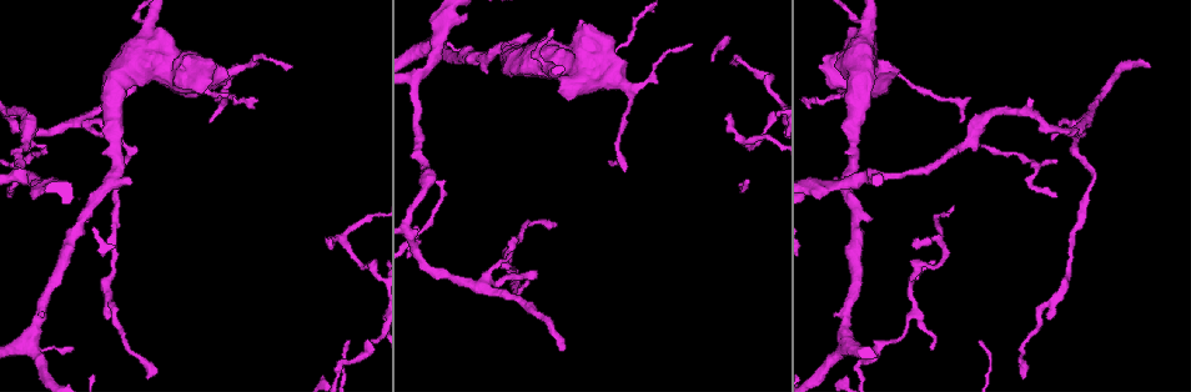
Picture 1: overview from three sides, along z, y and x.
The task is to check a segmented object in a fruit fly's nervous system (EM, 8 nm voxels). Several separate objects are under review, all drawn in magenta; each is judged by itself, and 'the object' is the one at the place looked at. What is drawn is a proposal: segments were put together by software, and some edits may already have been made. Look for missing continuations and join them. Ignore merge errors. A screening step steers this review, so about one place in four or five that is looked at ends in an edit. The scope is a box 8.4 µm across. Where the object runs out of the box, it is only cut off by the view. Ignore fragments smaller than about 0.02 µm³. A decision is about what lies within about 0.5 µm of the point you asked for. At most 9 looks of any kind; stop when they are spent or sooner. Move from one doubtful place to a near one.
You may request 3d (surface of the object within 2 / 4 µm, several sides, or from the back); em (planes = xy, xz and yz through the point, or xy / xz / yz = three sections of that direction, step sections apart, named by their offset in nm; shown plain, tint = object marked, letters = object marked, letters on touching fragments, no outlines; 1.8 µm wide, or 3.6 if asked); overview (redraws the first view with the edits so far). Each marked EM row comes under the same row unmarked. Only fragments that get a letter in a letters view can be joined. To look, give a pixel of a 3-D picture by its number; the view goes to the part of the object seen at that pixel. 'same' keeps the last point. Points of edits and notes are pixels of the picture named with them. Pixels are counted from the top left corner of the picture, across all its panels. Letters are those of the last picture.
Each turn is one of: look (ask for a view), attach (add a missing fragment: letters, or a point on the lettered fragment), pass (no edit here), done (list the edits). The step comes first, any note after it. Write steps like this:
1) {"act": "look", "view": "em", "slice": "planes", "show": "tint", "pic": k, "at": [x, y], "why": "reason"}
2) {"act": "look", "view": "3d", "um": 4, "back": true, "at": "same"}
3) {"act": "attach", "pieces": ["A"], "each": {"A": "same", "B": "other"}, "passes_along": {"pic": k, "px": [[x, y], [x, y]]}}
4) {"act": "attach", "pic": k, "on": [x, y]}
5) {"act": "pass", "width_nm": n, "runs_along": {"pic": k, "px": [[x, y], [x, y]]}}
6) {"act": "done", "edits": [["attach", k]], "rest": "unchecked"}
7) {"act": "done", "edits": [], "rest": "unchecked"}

{"act": "look", "view": "3d", "um": 4, "pic": 1, "at": [86, 123], "why": "branch point"}

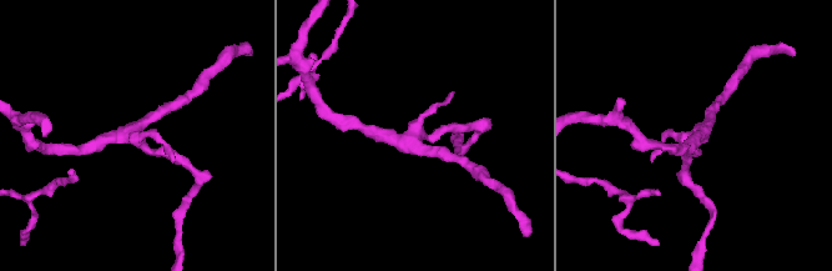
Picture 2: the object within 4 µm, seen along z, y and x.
{"act": "look", "view": "em", "slice": "planes", "show": "letters", "pic": 2, "at": [698, 135]}

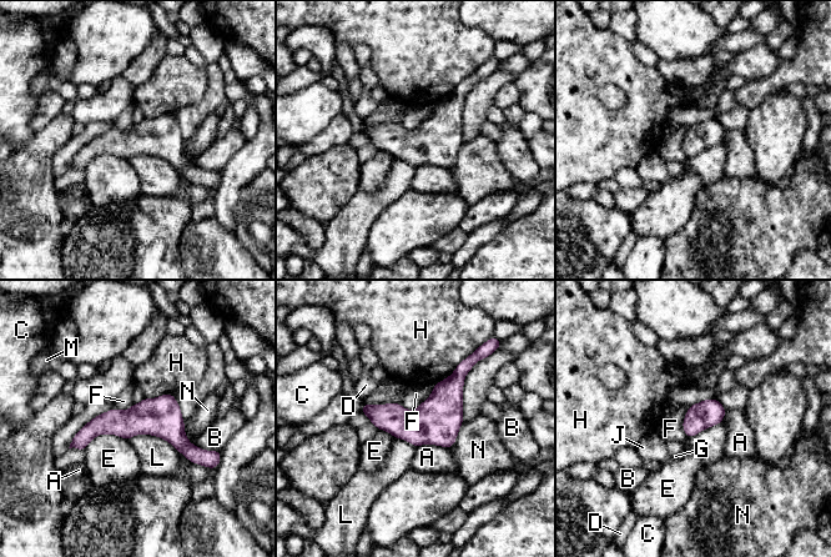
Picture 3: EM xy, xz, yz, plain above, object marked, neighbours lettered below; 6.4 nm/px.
{"act": "pass", "each": {"A": "other", "B": "other", "C": "other", "D": "other", "E": "other", "F": "other", "G": "other", "H": "other", "J": "other", "L": "other", "M": "other", "N": "other"}, "runs_along": {"pic": 3, "px": [[74, 442], [102, 423], [162, 423], [200, 458]]}, "found": "none of them fits"}

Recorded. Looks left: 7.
{"act": "look", "view": "em", "slice": "xz", "step": 16, "show": "tint", "pic": 1, "at": [1147, 62], "why": "an open end"}

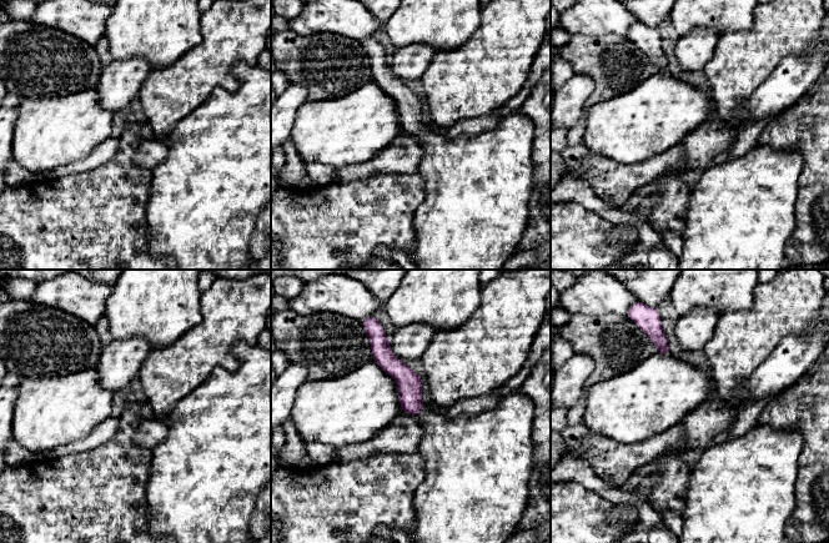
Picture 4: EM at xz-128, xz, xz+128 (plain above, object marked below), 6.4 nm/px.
{"act": "look", "view": "em", "slice": "xy", "step": 4, "show": "letters", "at": "same", "why": "cut it another way"}

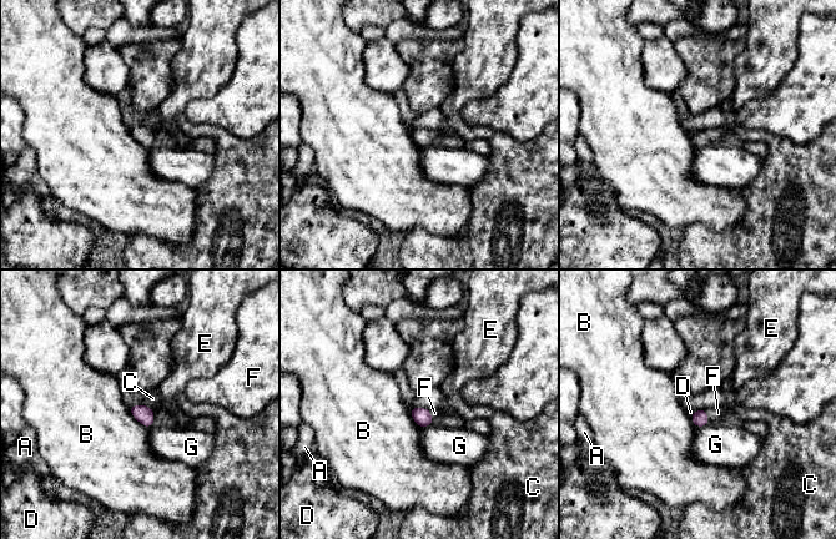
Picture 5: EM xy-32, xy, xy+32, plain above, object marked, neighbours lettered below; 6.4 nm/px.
{"act": "attach", "pic": 5, "on": [714, 414], "width_nm": 100, "each": {"A": "other", "B": "other", "C": "other", "D": "other", "E": "other", "F": "same", "G": "other"}, "passes_along": {"pic": 5, "px": [[699, 417], [706, 416], [714, 414]]}, "found": "it goes on there"}

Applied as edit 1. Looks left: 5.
{"act": "look", "view": "em", "slice": "xz", "step": 16, "show": "letters", "pic": 1, "at": [232, 70], "why": "thick turns thin"}

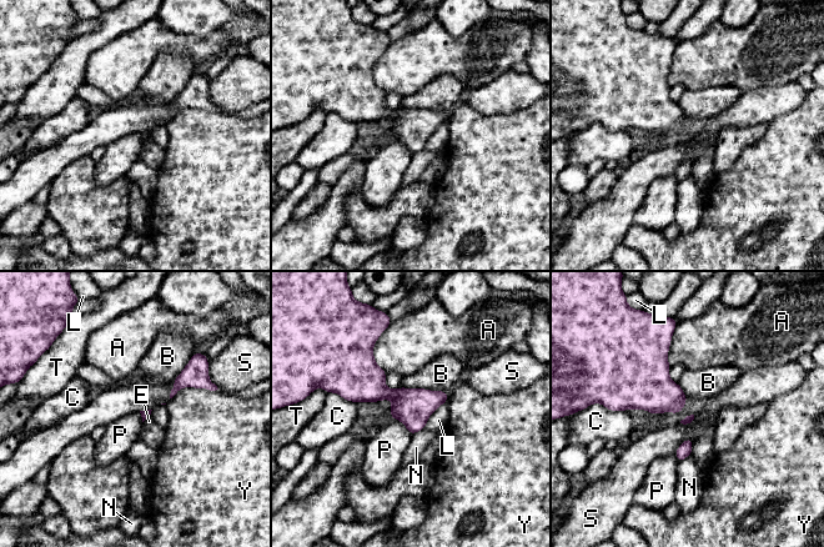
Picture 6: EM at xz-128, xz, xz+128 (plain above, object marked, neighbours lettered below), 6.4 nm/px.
{"act": "look", "view": "em", "slice": "planes", "show": "letters", "at": "same"}

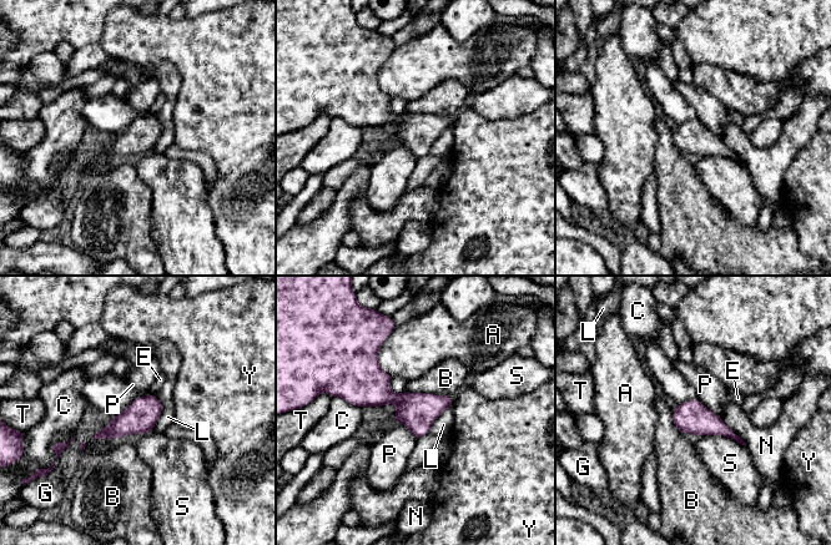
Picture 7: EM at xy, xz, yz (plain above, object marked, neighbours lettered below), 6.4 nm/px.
{"act": "pass", "each": {"A": "other", "B": "other", "C": "other", "E": "other", "G": "other", "L": "other", "N": "other", "P": "other", "S": "other", "T": "other", "Y": "other"}, "border": {"pic": 7, "px": [[696, 398], [720, 417]]}, "found": "none of them fits"}

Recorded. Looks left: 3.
{"act": "look", "view": "em", "slice": "planes", "show": "letters", "pic": 1, "at": [728, 113], "why": "thin end"}

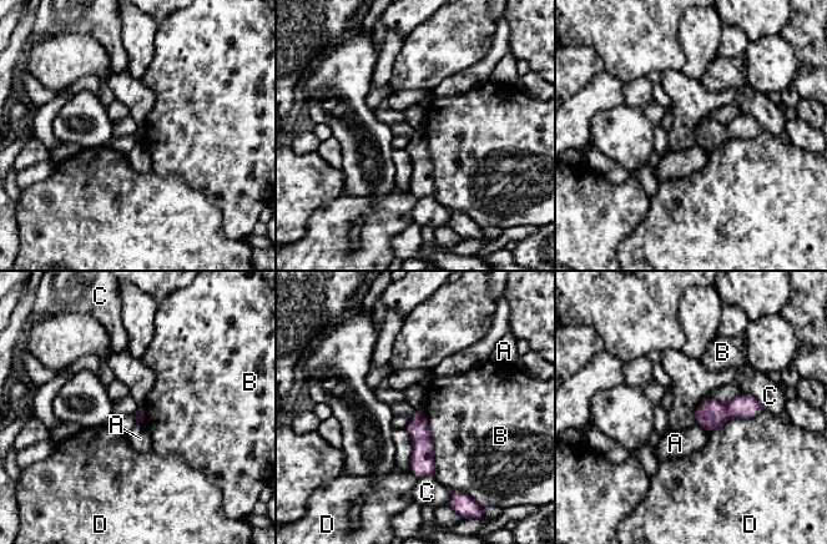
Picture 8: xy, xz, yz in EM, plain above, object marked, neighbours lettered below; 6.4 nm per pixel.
{"act": "pass", "each": {"A": "other", "B": "other", "C": "other", "D": "other"}, "border": {"pic": 8, "px": [[423, 412], [433, 448], [433, 474]]}, "found": "no lettered fragment goes on from it"}

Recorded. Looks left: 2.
{"act": "done", "edits": [["attach", 5]], "rest": "unchecked"}

